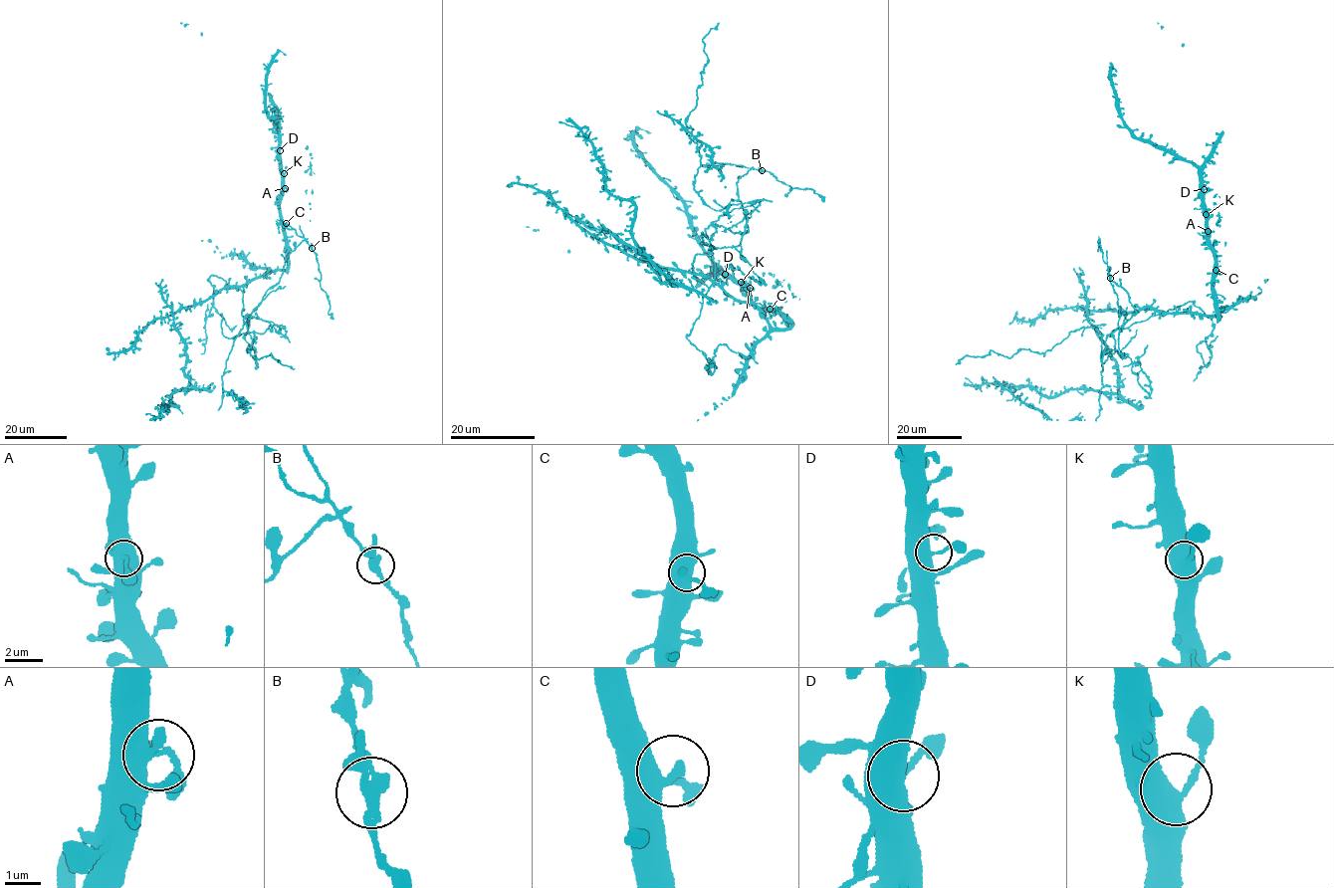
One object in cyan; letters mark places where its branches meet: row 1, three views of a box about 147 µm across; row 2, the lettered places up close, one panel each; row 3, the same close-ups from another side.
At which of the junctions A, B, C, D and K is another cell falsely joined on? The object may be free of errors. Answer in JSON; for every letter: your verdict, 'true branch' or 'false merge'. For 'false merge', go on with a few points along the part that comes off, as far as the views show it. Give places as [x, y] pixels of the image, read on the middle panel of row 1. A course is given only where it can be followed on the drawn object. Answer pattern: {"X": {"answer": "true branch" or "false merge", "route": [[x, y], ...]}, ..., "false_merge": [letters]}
{"A": {"answer": "true branch"}, "B": {"answer": "false merge", "route": [[762, 170], [737, 183], [746, 232], [713, 224], [763, 199], [715, 211], [694, 189], [686, 118], [720, 23]]}, "C": {"answer": "true branch"}, "D": {"answer": "true branch"}, "K": {"answer": "true branch"}, "false_merge": ["B"]}

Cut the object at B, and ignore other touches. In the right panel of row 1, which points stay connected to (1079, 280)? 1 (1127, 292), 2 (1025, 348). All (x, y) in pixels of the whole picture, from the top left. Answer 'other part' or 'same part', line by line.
1: other part
2: other part

